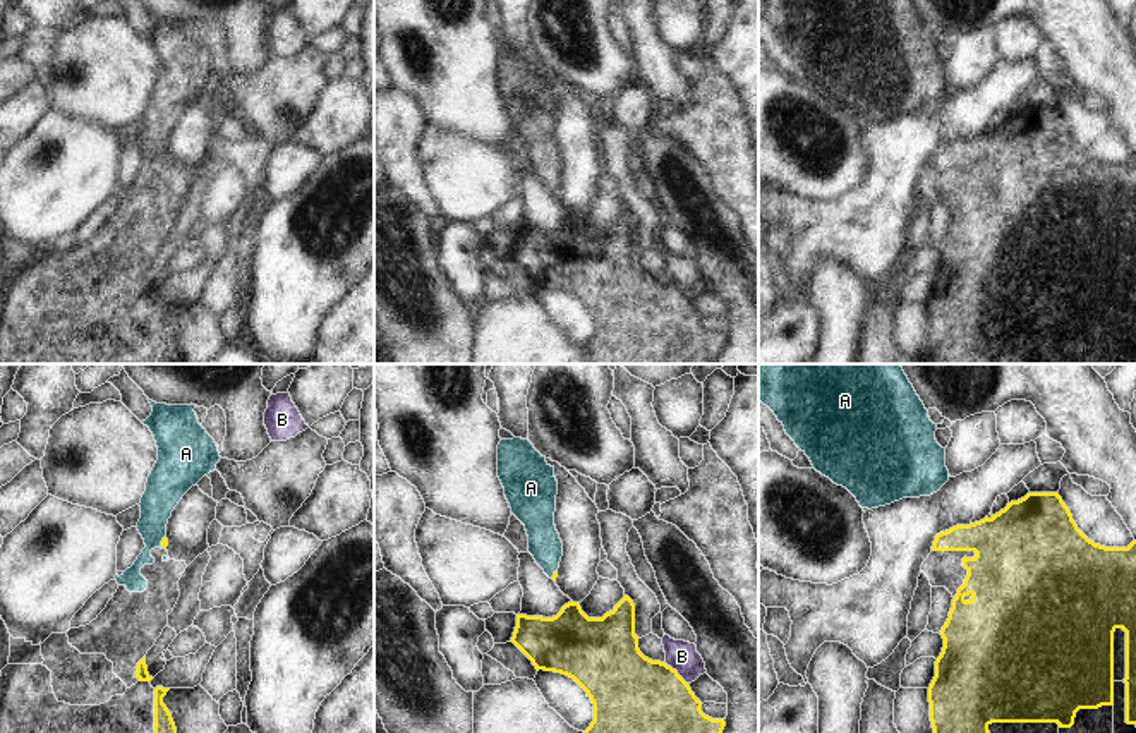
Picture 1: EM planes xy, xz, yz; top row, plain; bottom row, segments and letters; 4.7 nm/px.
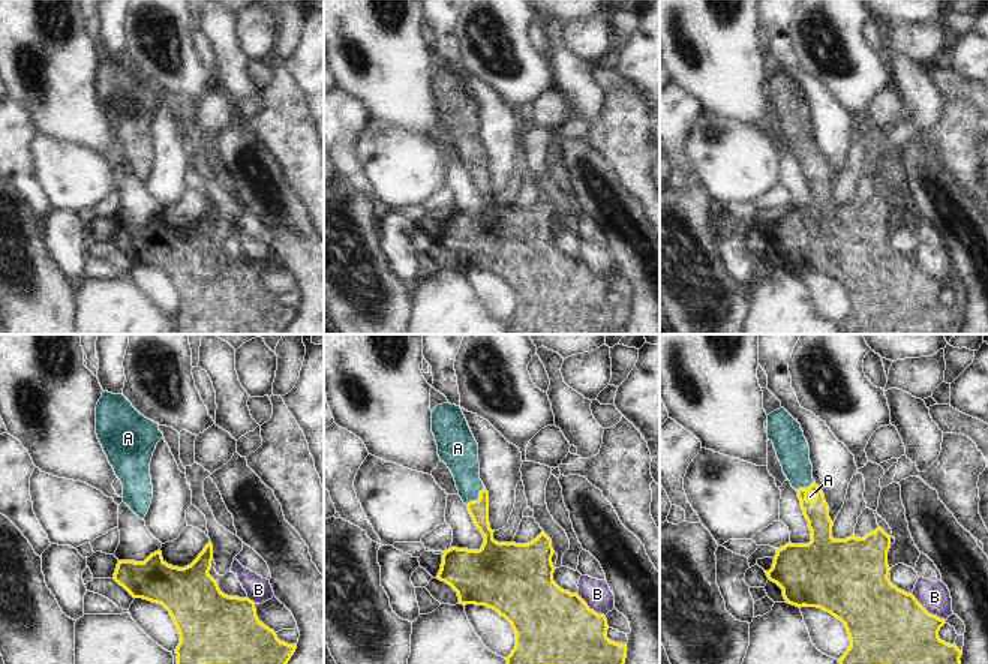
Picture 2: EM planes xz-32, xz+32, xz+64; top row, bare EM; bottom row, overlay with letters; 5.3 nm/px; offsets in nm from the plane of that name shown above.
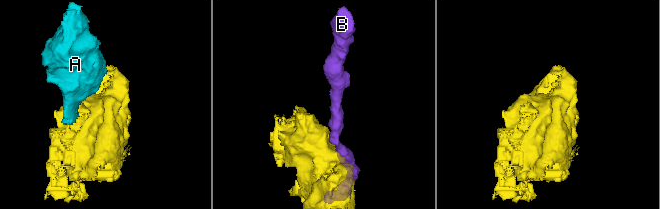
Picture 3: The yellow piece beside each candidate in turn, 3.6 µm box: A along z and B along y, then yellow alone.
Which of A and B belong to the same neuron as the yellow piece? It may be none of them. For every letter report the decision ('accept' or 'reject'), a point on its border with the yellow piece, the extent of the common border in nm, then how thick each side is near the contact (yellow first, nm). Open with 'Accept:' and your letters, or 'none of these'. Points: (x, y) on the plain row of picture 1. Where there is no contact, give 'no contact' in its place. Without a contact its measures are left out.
Accept: A
A: accept; contact xy (162, 158); length 60 nm; calibres 30 and 180 nm
B: reject; contact xz (676, 287); length 150 nm; calibres 420 and 140 nm

